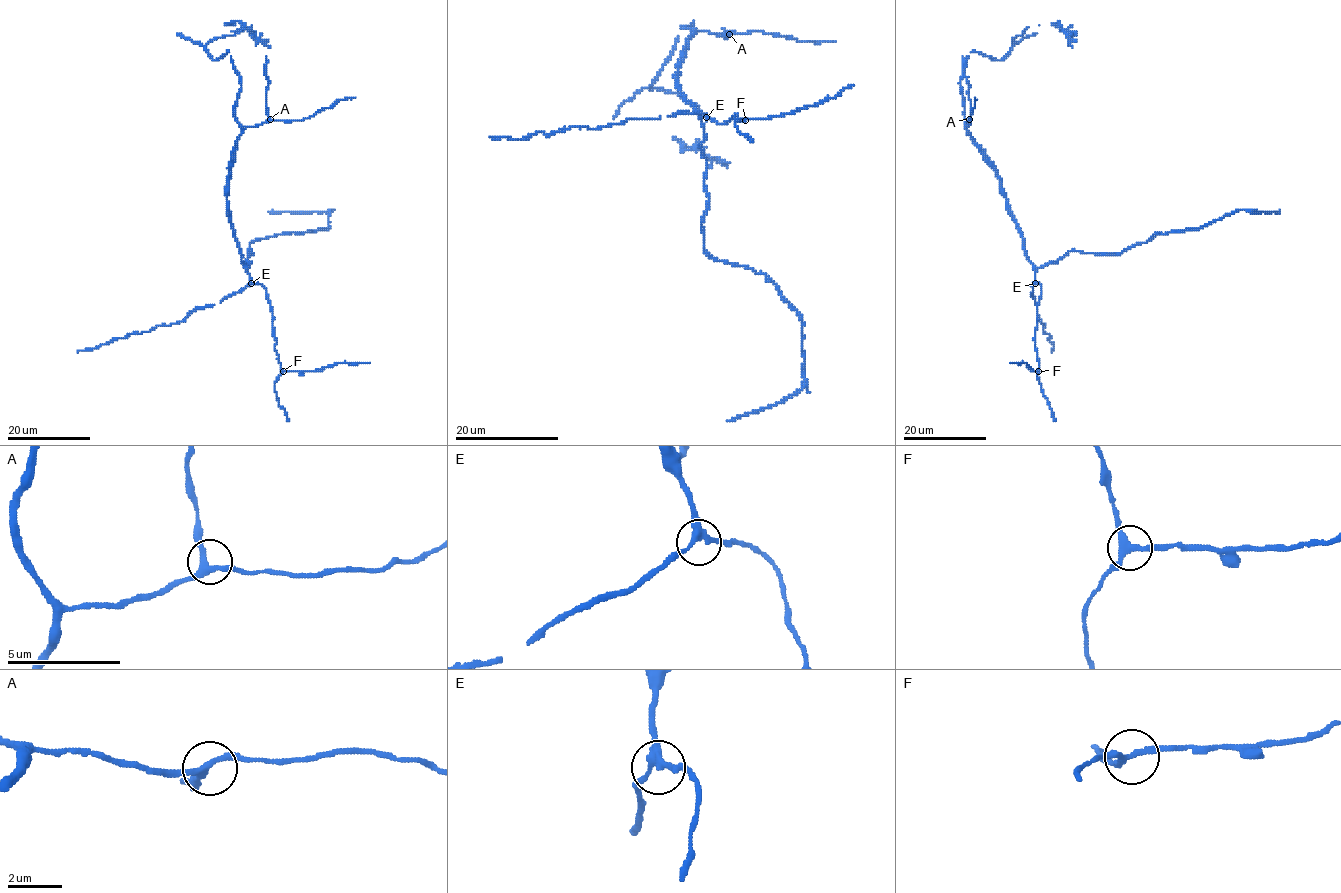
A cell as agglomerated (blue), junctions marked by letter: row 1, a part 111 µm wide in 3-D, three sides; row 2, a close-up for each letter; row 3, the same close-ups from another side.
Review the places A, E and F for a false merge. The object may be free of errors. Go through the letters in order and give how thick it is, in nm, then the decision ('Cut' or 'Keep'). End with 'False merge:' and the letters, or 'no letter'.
A: Thickness 240 nm. Keep
E: Thickness 240 nm. Keep
F: Thickness 240 nm. Cut
False merge: F

